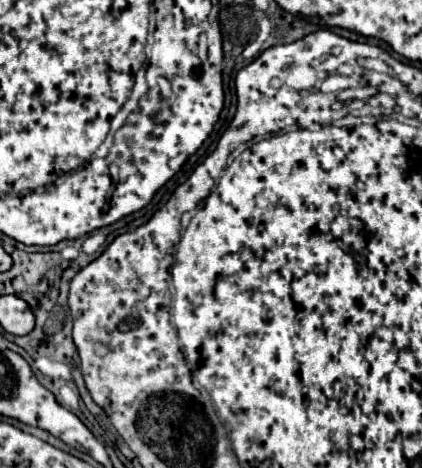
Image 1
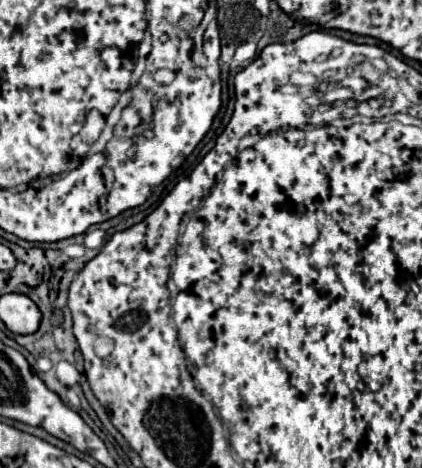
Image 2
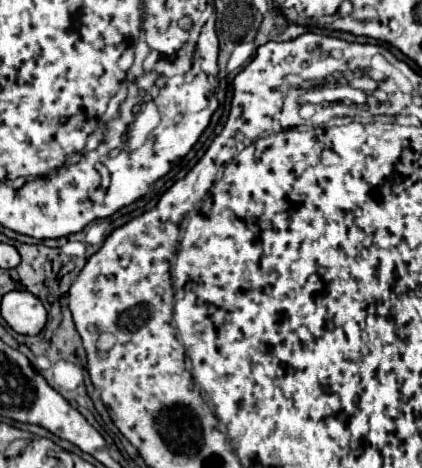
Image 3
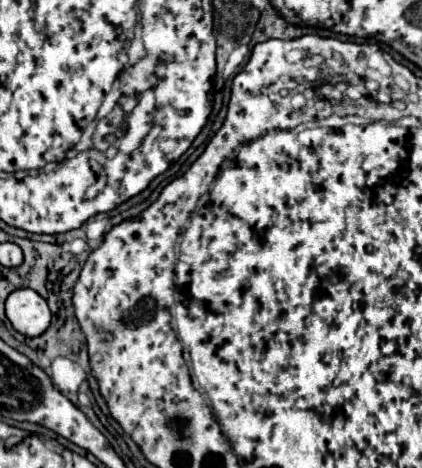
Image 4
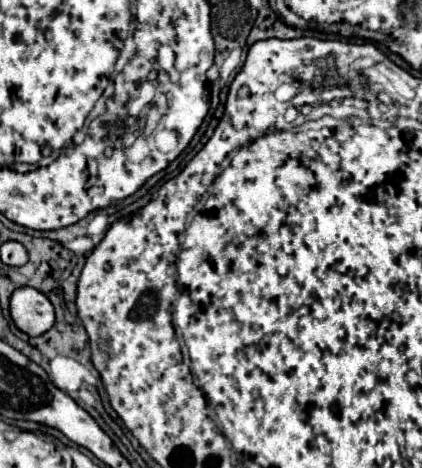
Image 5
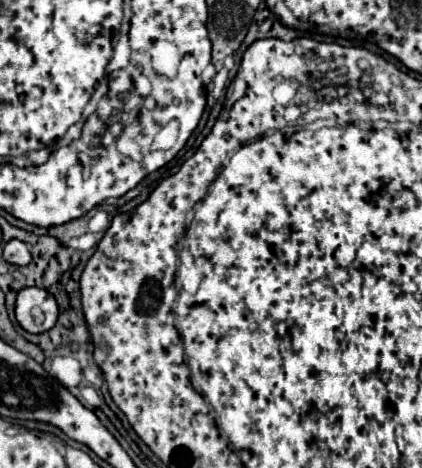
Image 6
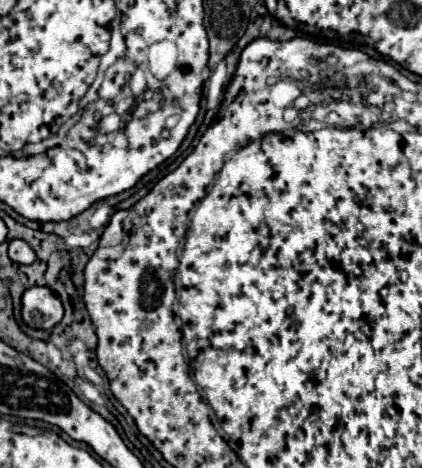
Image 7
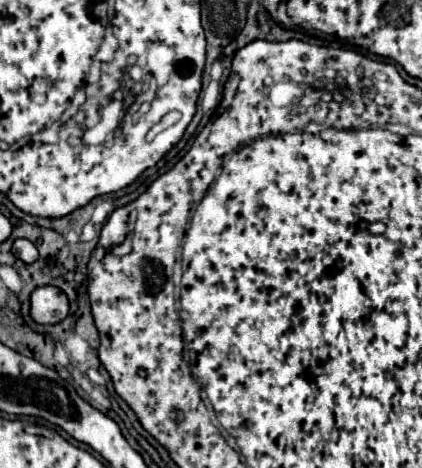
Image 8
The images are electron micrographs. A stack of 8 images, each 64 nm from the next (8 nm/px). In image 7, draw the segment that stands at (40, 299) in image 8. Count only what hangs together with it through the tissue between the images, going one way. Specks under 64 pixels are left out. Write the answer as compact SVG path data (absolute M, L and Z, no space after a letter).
M46 286L28 288L22 294L22 320L28 328L34 330L48 330L54 328L64 314L60 298Z

